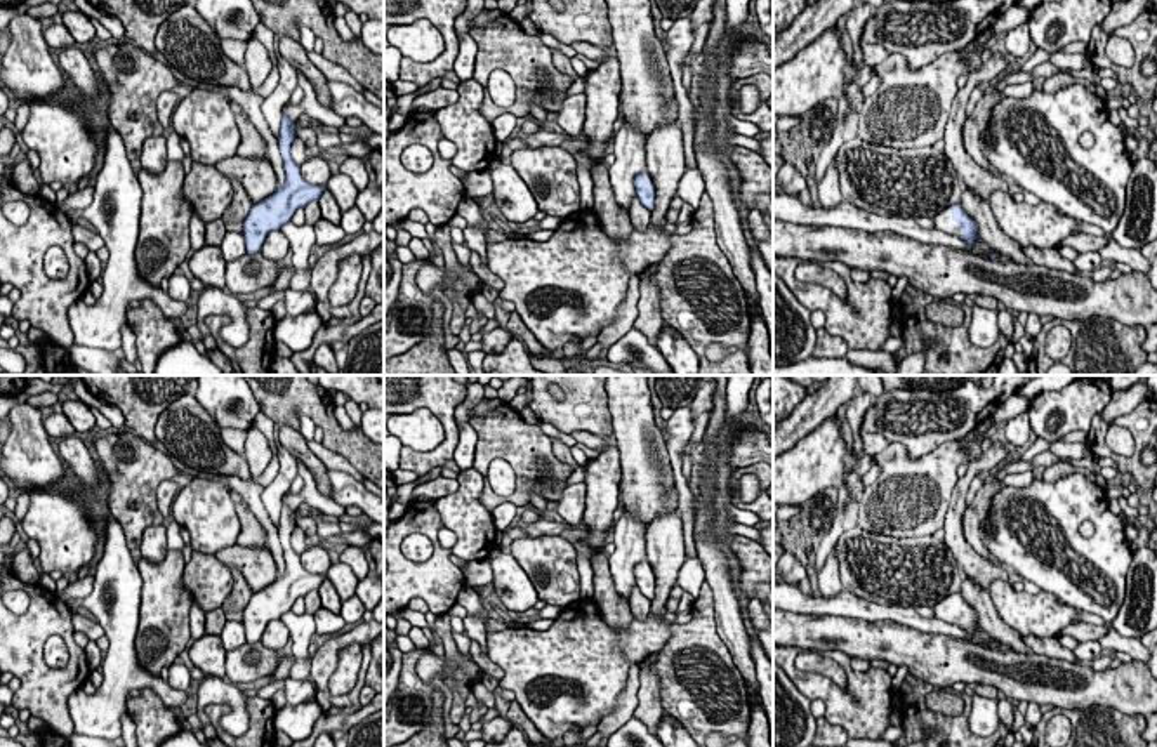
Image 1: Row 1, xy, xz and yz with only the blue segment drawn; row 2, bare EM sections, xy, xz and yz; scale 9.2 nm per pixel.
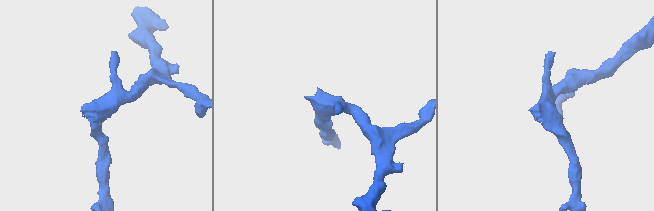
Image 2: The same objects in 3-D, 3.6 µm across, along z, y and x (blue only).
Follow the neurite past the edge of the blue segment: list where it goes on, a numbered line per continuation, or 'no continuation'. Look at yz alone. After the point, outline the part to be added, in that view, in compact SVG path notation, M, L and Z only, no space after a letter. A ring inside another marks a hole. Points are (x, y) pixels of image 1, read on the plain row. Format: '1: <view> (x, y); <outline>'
1: yz (942, 610); M947 596L933 606L935 618L940 618L949 624L962 625L962 618L957 617L957 611L952 608L952 596Z

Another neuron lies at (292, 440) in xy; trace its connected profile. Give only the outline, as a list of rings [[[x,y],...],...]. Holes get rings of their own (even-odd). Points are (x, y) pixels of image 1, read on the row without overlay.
[[[281,426],[280,445],[287,448],[292,455],[295,455],[311,473],[316,490],[330,499],[330,483],[327,478],[327,467],[323,462],[307,448],[307,440],[302,436],[299,429],[292,426]]]

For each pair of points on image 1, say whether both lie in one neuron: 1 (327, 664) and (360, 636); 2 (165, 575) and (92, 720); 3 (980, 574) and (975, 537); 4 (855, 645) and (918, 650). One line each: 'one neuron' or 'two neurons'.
1: one neuron
2: two neurons
3: two neurons
4: one neuron

